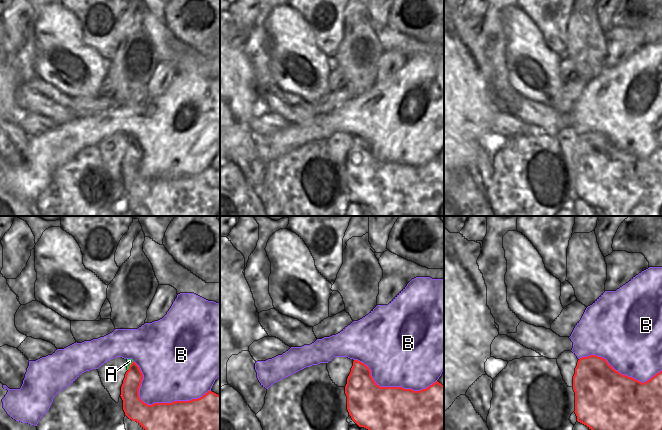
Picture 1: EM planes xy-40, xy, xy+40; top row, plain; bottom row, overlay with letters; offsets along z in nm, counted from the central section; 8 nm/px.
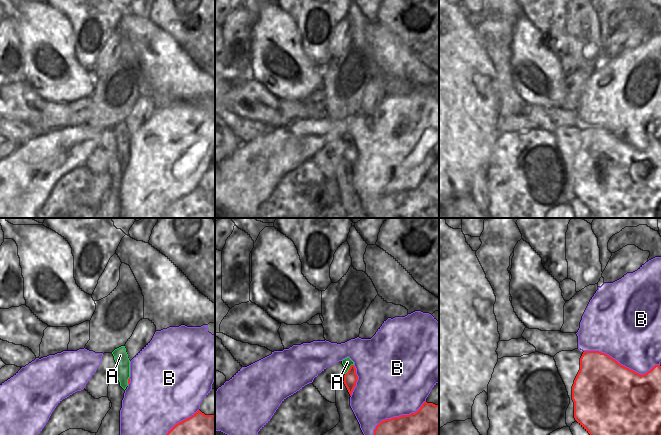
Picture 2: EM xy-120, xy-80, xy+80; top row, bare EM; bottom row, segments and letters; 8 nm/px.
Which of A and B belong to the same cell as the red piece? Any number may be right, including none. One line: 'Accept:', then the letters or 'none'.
Accept: A

